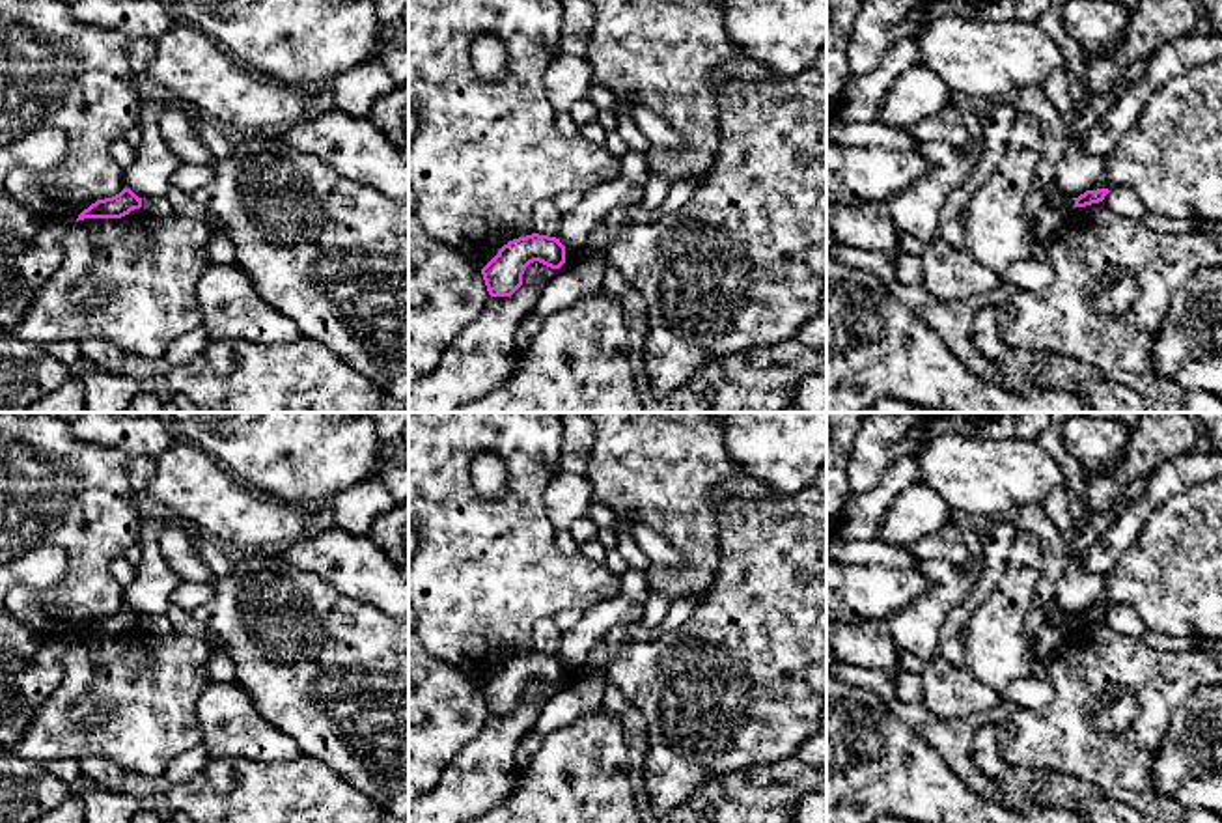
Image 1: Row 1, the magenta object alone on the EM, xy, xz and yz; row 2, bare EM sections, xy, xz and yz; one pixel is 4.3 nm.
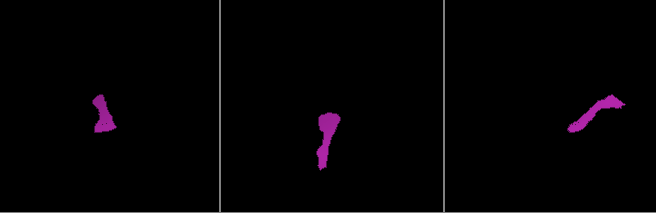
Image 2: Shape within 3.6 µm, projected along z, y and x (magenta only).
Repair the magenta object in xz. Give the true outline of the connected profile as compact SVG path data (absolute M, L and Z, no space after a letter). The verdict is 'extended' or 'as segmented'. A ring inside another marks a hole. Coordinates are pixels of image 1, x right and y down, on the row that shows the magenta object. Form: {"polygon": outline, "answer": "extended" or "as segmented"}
{"polygon": "M539 233L509 241L481 269L489 295L511 297L522 286L522 274L534 261L560 269L565 263L565 246L560 239Z", "answer": "as segmented"}

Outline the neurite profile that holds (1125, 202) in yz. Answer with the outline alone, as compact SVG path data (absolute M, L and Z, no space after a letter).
M1129 187L1112 188L1103 200L1116 215L1125 218L1140 220L1146 215L1146 205L1142 203L1136 190Z

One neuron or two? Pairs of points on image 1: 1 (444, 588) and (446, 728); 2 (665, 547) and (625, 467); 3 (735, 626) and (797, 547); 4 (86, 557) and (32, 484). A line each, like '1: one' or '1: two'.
1: two
2: two
3: one
4: one

